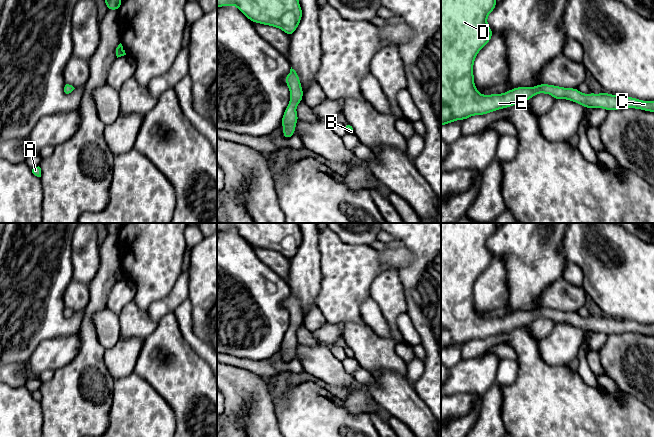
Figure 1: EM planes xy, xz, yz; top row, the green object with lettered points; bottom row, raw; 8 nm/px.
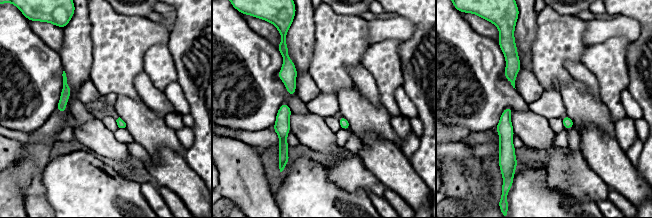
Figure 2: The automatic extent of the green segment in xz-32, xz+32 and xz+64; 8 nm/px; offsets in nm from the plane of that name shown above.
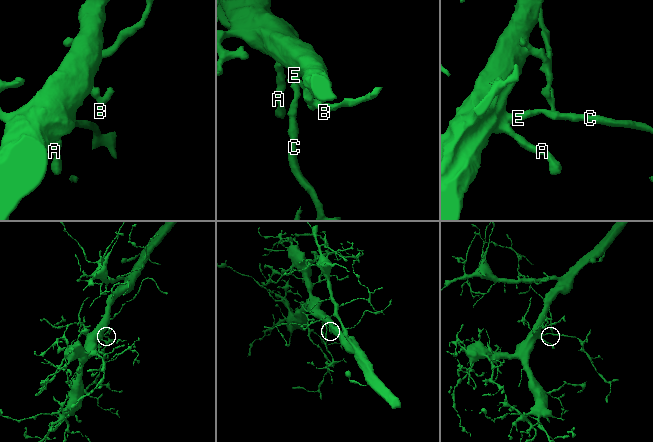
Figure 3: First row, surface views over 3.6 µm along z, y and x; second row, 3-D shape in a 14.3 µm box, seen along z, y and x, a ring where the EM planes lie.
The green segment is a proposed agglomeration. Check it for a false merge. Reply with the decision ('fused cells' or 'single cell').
single cell

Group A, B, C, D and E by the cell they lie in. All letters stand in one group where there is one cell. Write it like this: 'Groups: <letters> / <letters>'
Groups: A B C D E

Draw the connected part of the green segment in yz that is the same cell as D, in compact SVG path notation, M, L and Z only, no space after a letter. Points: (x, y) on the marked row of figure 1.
M441 0L441 126L527 102L538 93L550 94L555 100L567 99L581 104L584 108L603 108L607 111L634 108L654 112L654 101L642 101L606 92L582 94L576 88L563 88L550 84L538 84L535 87L521 86L502 94L480 94L474 84L473 64L479 51L493 36L492 29L487 25L487 17L496 5L496 0Z

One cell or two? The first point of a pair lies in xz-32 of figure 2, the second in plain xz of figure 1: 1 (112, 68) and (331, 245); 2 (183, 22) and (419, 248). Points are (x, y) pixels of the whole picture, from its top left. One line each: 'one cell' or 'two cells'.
1: one cell
2: one cell

